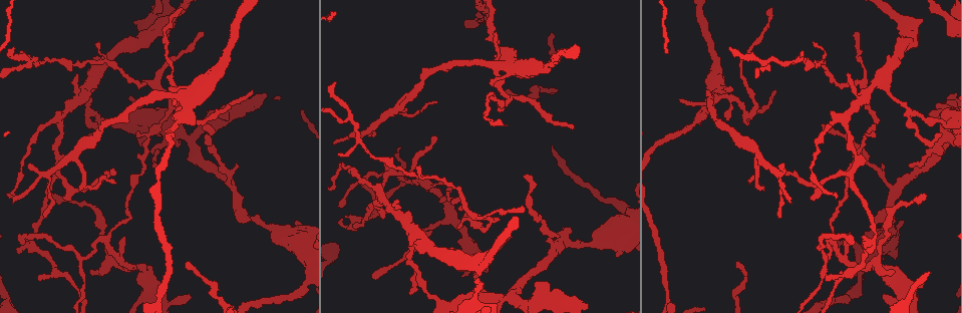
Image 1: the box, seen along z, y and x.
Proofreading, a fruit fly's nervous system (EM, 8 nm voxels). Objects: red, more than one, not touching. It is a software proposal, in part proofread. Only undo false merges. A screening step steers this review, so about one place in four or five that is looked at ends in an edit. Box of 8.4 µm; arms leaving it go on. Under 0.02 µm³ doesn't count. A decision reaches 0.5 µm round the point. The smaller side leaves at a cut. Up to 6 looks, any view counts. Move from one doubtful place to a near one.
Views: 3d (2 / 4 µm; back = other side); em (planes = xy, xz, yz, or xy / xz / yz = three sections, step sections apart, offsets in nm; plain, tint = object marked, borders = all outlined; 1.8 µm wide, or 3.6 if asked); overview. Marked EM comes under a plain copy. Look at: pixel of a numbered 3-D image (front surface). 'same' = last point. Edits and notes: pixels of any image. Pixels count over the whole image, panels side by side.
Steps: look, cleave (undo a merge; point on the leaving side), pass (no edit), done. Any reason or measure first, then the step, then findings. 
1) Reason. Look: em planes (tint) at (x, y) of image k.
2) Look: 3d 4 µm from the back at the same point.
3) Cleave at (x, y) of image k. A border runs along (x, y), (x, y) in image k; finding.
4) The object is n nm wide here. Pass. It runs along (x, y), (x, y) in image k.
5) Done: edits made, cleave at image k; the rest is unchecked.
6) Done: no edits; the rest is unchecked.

Thin neck. Look: 3d 4 µm at (354, 229) of image 1.

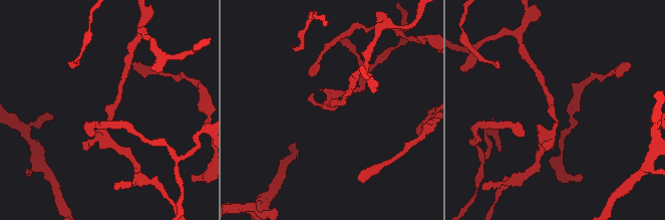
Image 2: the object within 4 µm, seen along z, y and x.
Need the tissue. Look: em xz step 8 (tint) at (554, 123) of image 2.

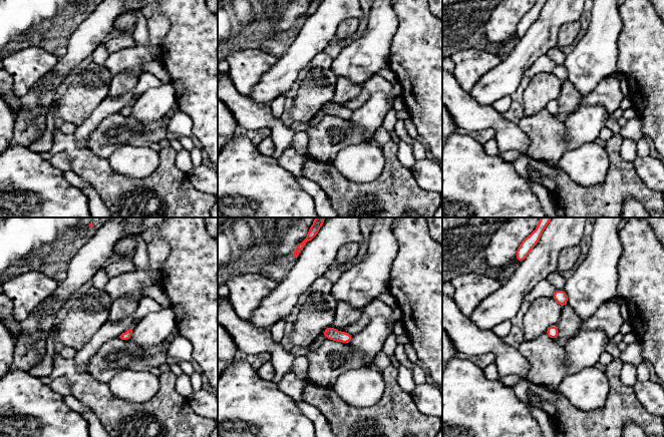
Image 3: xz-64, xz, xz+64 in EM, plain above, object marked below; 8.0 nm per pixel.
The object is 50 nm wide here. Pass. One cell here.

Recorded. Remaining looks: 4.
Sharp bend. Look: em yz step 4 (tint) at (830, 220) of image 1.

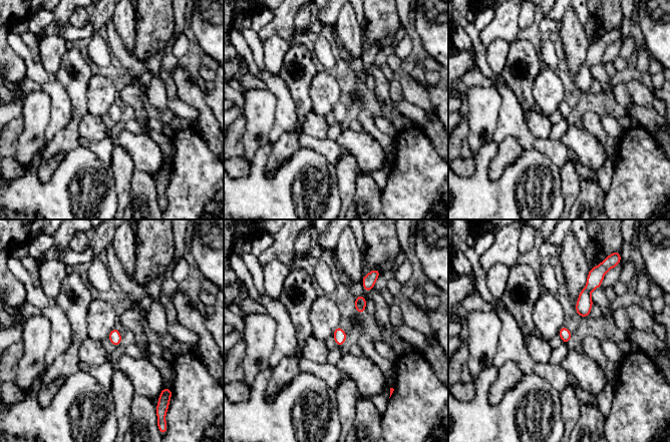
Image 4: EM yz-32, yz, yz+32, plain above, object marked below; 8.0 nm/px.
Pass. Continuous, no second cell.

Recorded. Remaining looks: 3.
Four-way junction. Look: 3d 2 µm from the back at (514, 62) of image 1.

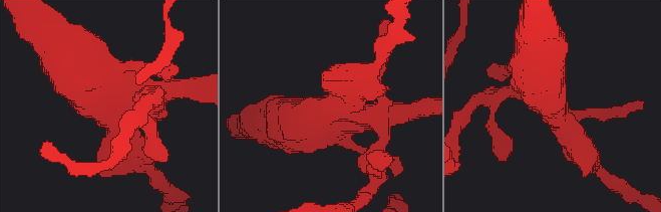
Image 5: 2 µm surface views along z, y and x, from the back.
Look: em planes (tint) at (326, 108) of image 5.

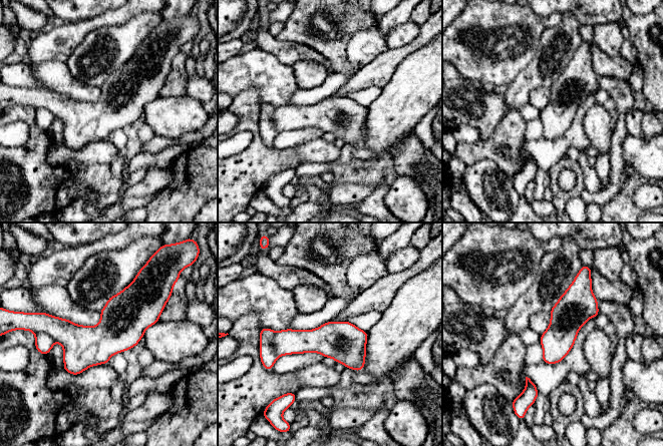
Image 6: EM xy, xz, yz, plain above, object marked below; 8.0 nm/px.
The object is 260 nm wide here. Cleave at (268, 356) of image 6. A border runs along (273, 332), (271, 345), (279, 356) in image 6; two cells meet here.

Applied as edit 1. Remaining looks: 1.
Done: edits made, cleave at image 6; the rest is unchecked.

